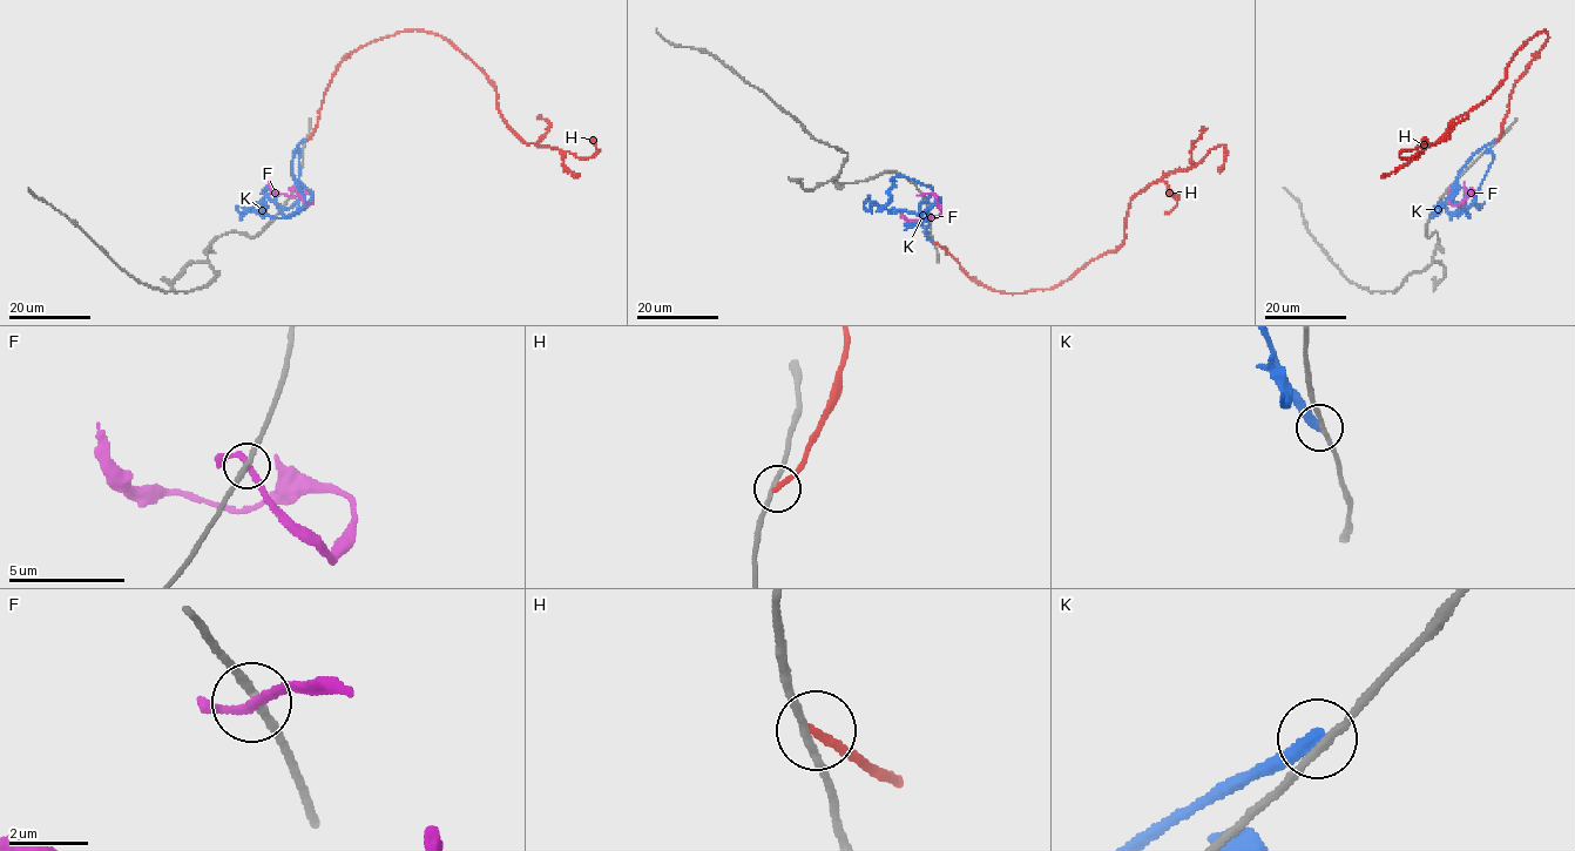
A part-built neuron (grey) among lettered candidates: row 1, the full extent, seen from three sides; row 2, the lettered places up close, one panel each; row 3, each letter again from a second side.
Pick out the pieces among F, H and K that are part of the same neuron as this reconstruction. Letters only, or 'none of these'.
none of these

